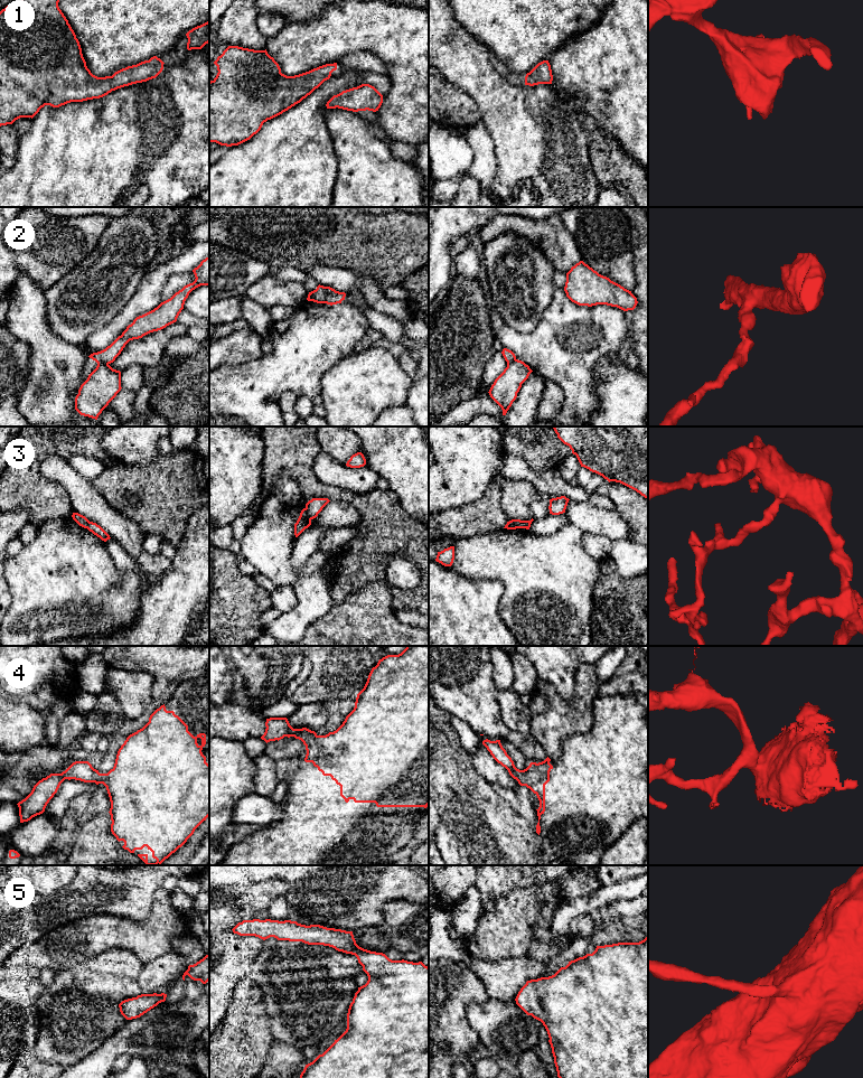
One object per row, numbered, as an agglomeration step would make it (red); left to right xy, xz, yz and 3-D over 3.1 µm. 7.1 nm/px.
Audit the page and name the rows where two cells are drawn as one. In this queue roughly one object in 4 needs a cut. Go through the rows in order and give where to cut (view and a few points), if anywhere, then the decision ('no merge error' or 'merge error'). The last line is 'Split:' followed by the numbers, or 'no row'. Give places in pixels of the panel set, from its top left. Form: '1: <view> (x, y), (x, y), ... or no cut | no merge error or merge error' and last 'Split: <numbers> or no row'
1: no cut | no merge error
2: xy (108, 363), (97, 364) | merge error
3: xz (305, 508), (310, 521) | merge error
4: no cut | no merge error
5: no cut | no merge error
Split: 2, 3

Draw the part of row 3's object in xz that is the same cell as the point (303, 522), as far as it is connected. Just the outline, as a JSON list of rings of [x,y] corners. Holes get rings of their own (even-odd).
[[[303,508],[300,513],[300,516],[294,524],[294,535],[298,537],[306,528],[311,525],[311,521],[307,514],[306,508]]]

